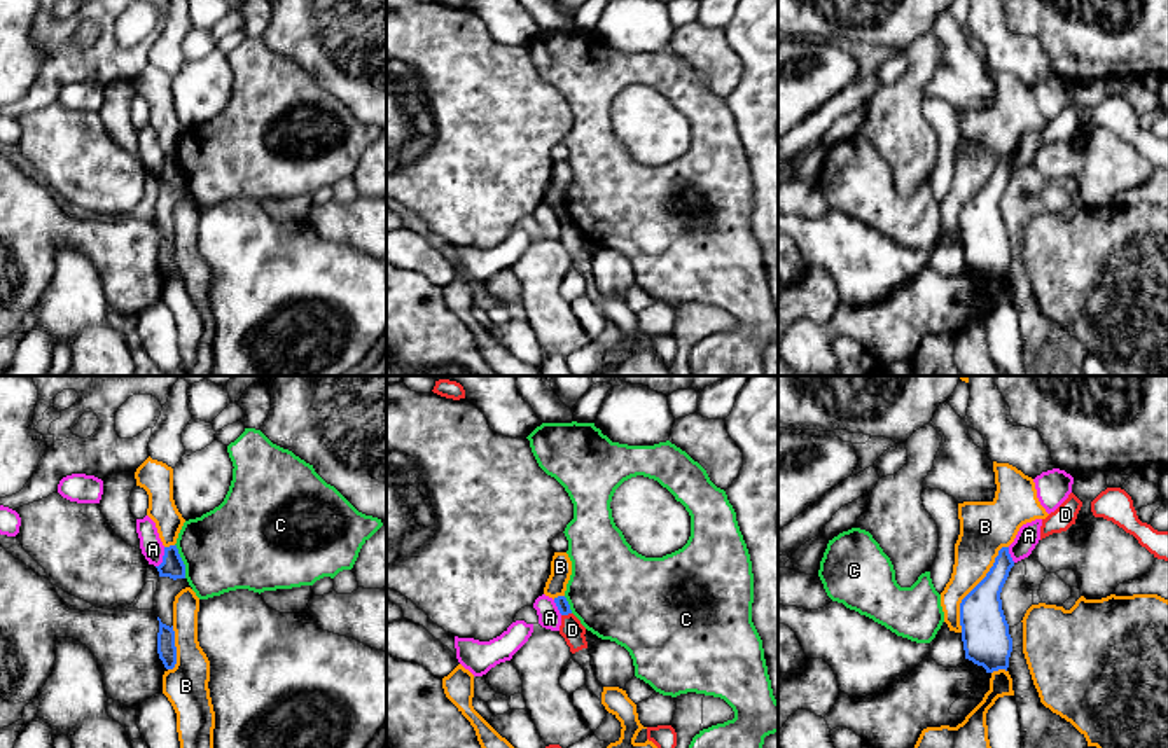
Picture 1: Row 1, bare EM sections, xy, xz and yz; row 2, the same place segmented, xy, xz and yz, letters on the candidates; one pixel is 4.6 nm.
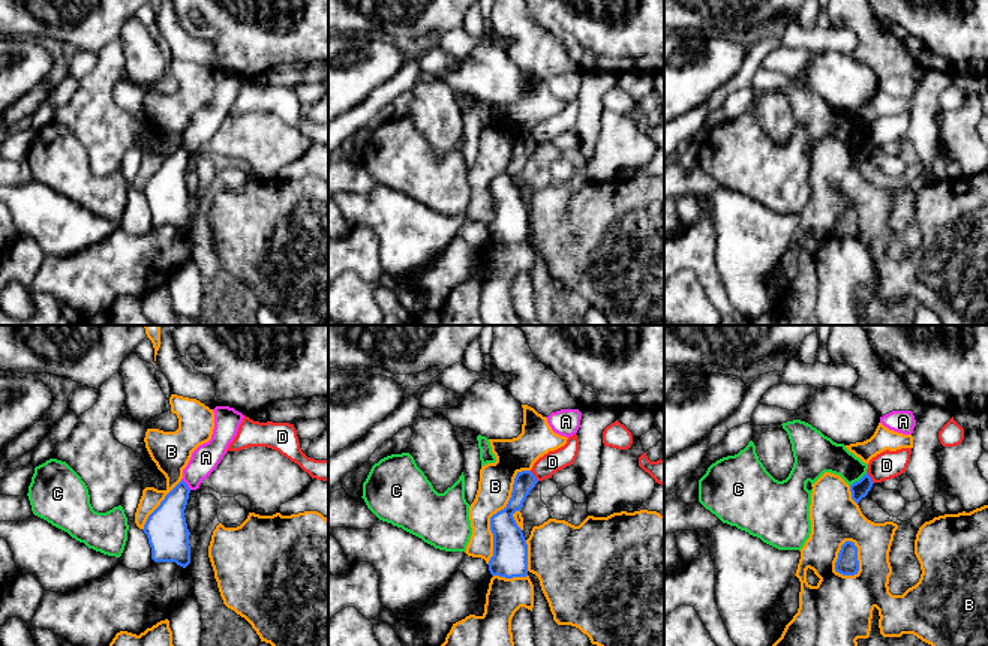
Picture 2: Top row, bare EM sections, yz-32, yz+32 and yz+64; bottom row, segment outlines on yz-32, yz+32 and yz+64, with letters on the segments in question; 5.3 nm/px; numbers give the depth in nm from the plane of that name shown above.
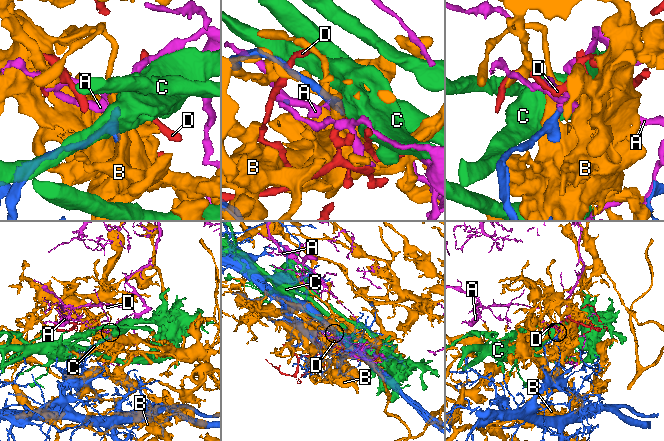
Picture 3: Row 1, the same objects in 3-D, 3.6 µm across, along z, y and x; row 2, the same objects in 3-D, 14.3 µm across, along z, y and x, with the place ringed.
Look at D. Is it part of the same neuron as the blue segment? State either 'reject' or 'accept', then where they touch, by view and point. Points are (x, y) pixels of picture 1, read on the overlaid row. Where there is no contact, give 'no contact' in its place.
reject; contact xz (565, 614)

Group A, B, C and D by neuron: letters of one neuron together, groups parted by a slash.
A / B / C / D

